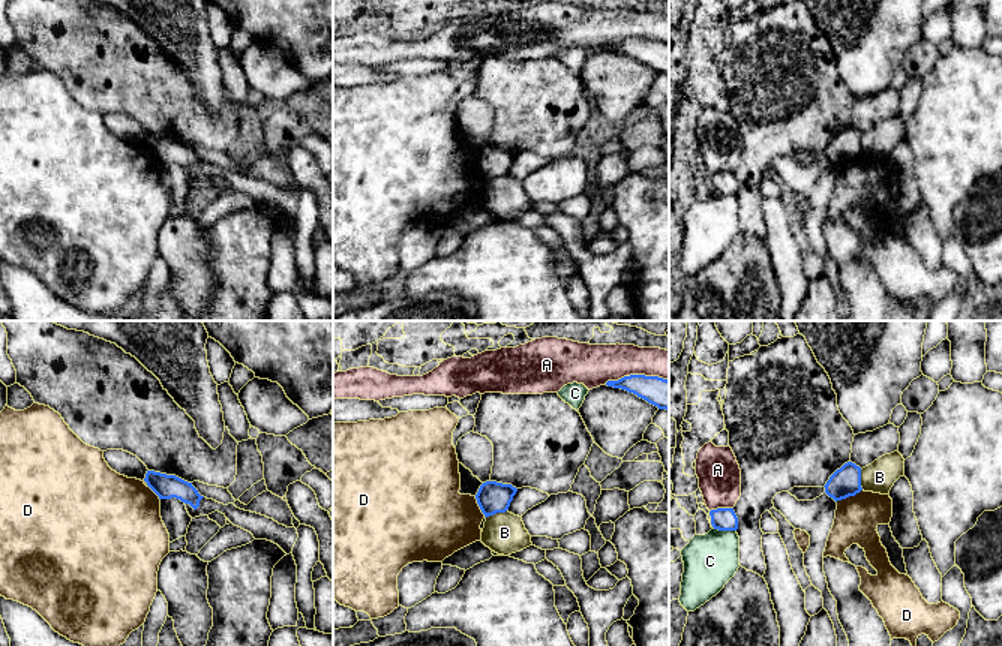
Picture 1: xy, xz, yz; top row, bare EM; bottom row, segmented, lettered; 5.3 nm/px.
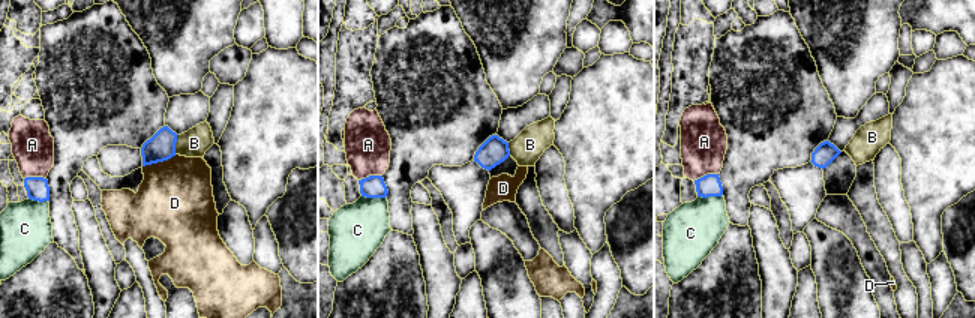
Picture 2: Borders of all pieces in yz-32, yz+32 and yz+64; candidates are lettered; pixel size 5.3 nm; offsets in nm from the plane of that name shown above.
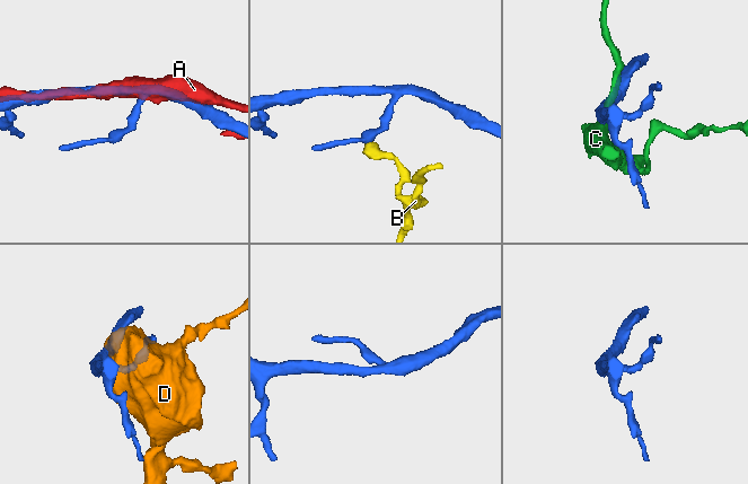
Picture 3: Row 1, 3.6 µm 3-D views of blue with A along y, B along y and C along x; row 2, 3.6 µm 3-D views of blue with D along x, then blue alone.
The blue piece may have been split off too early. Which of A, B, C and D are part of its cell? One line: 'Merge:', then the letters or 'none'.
Merge: none

